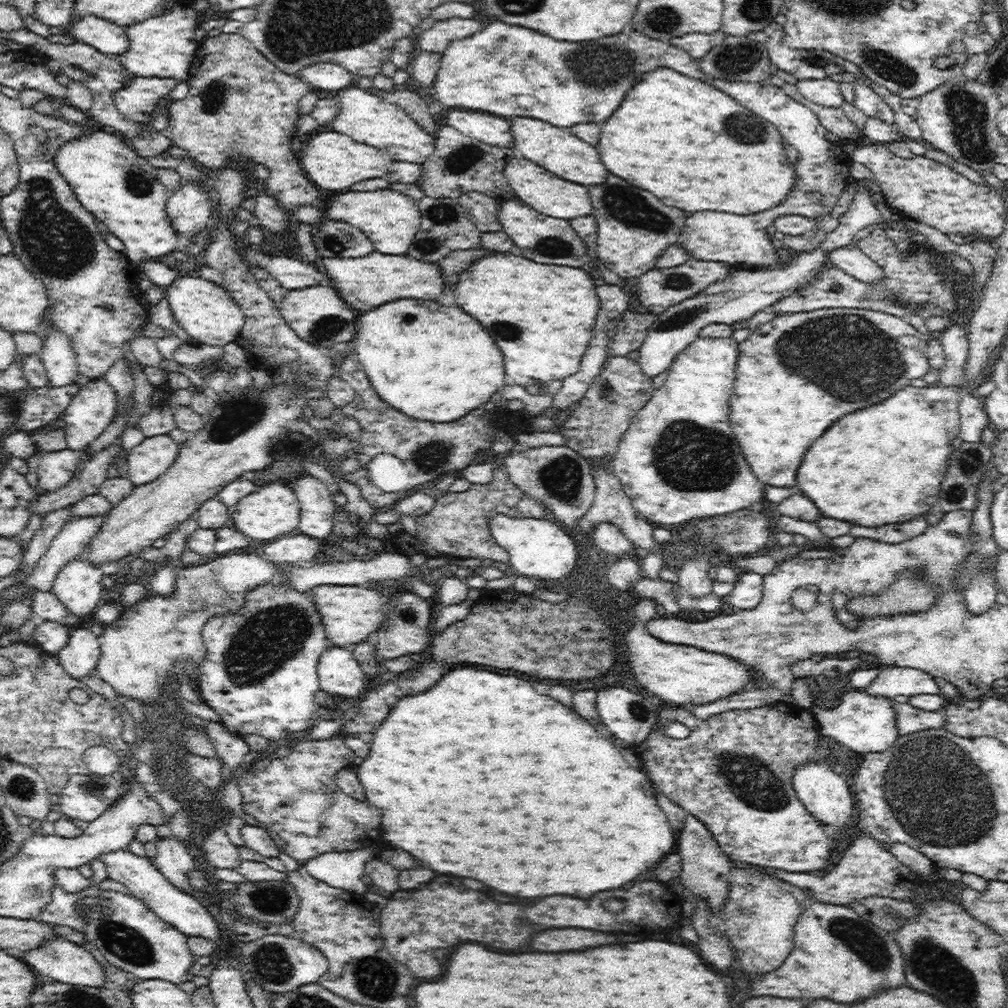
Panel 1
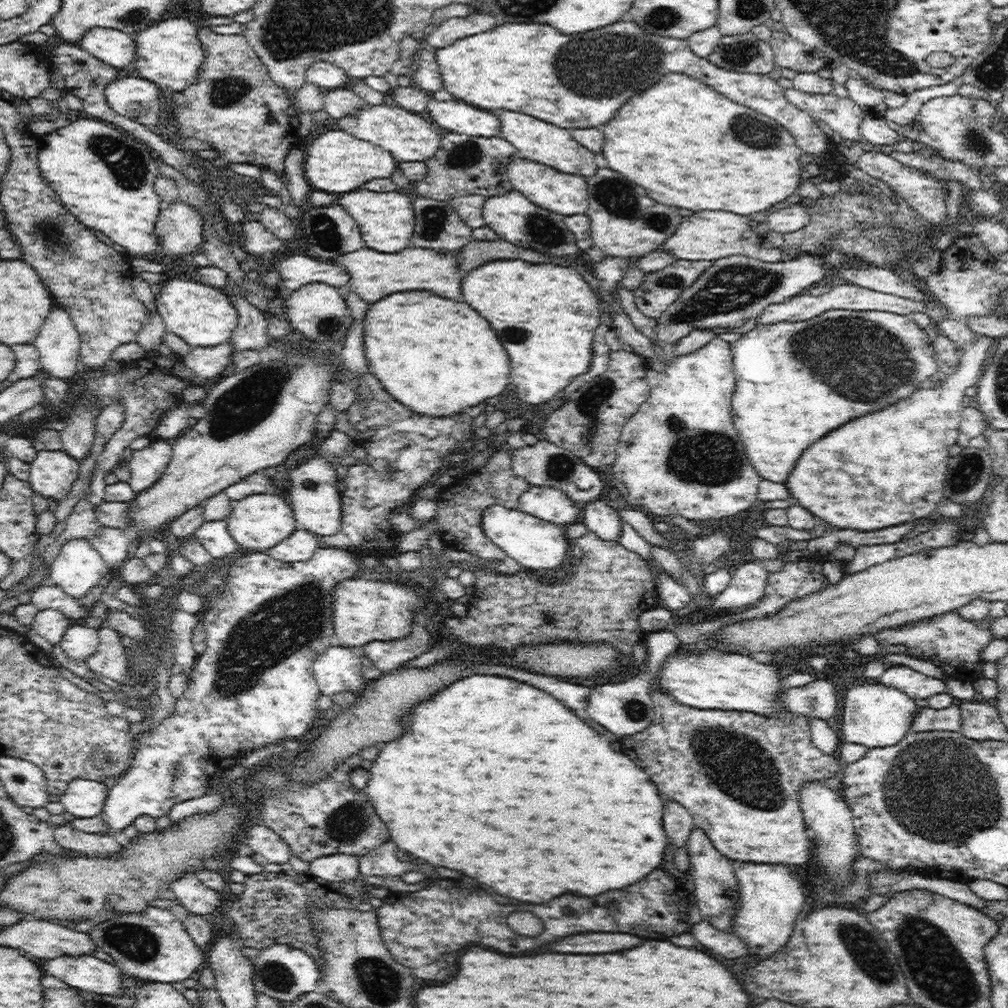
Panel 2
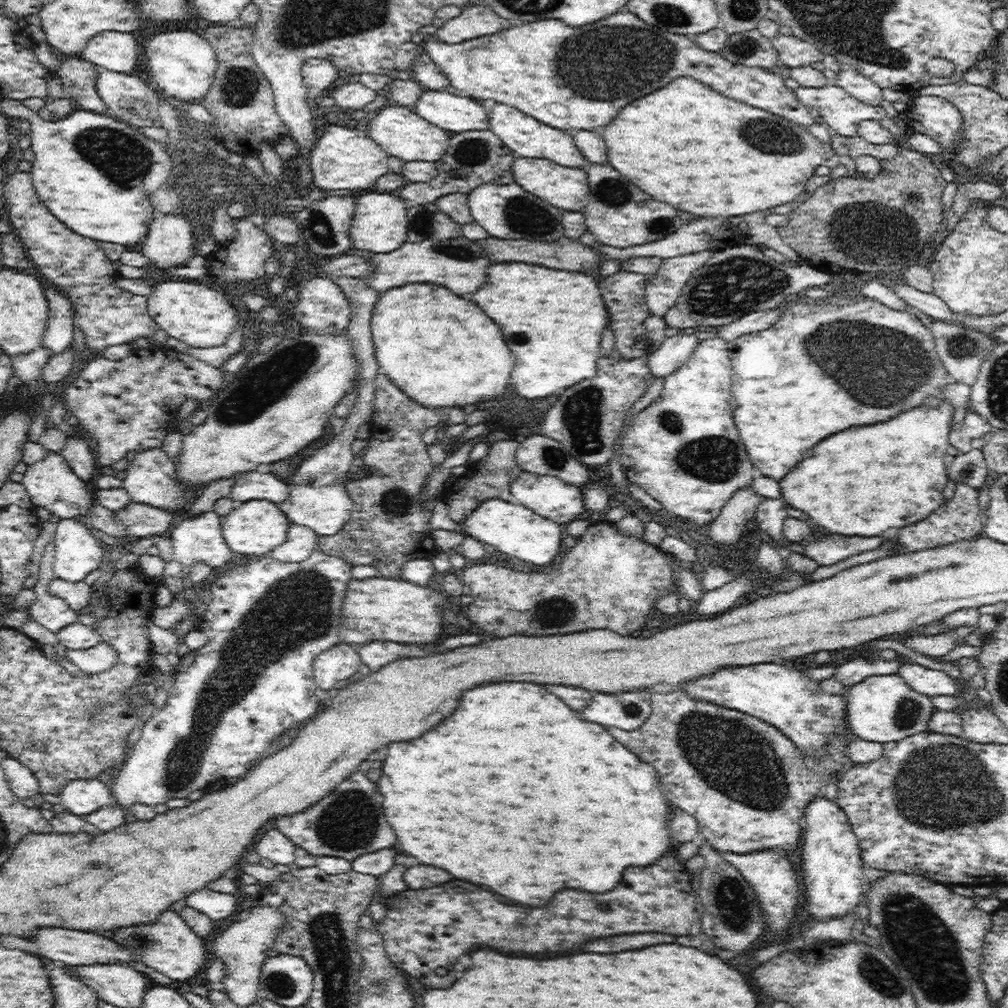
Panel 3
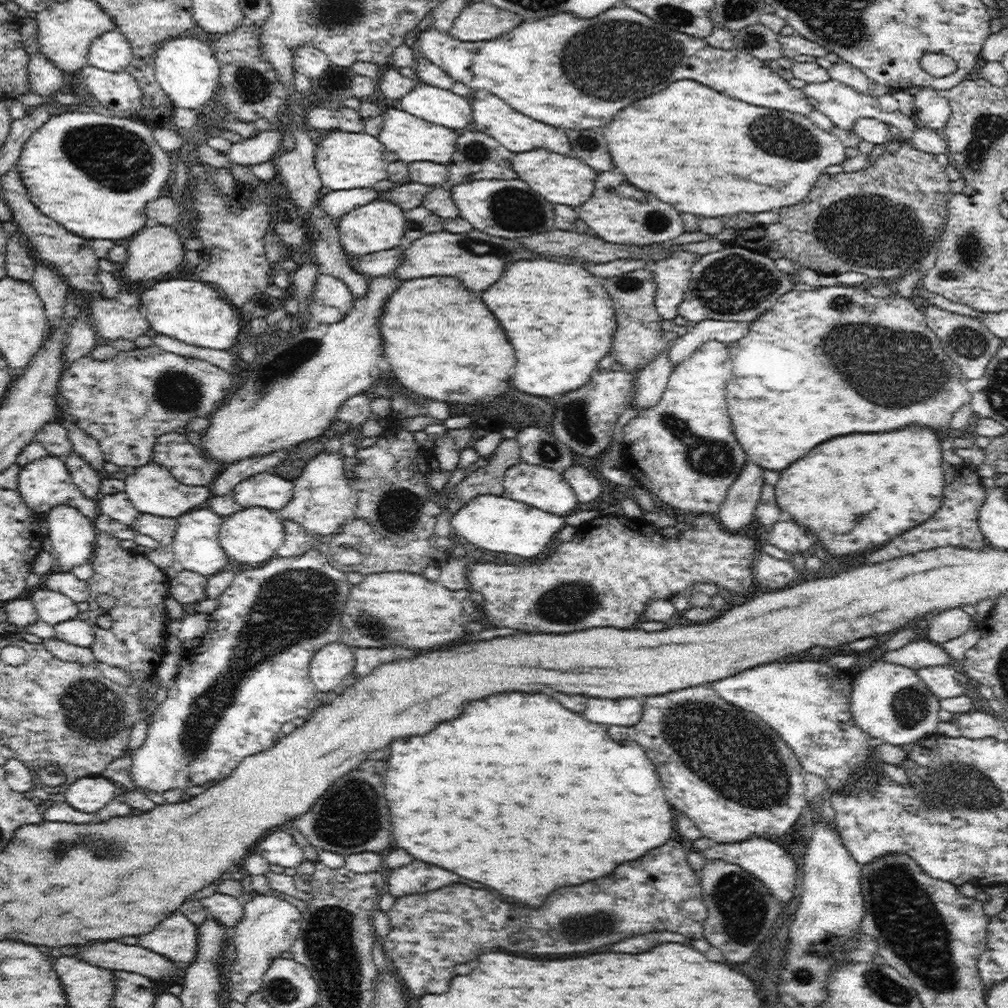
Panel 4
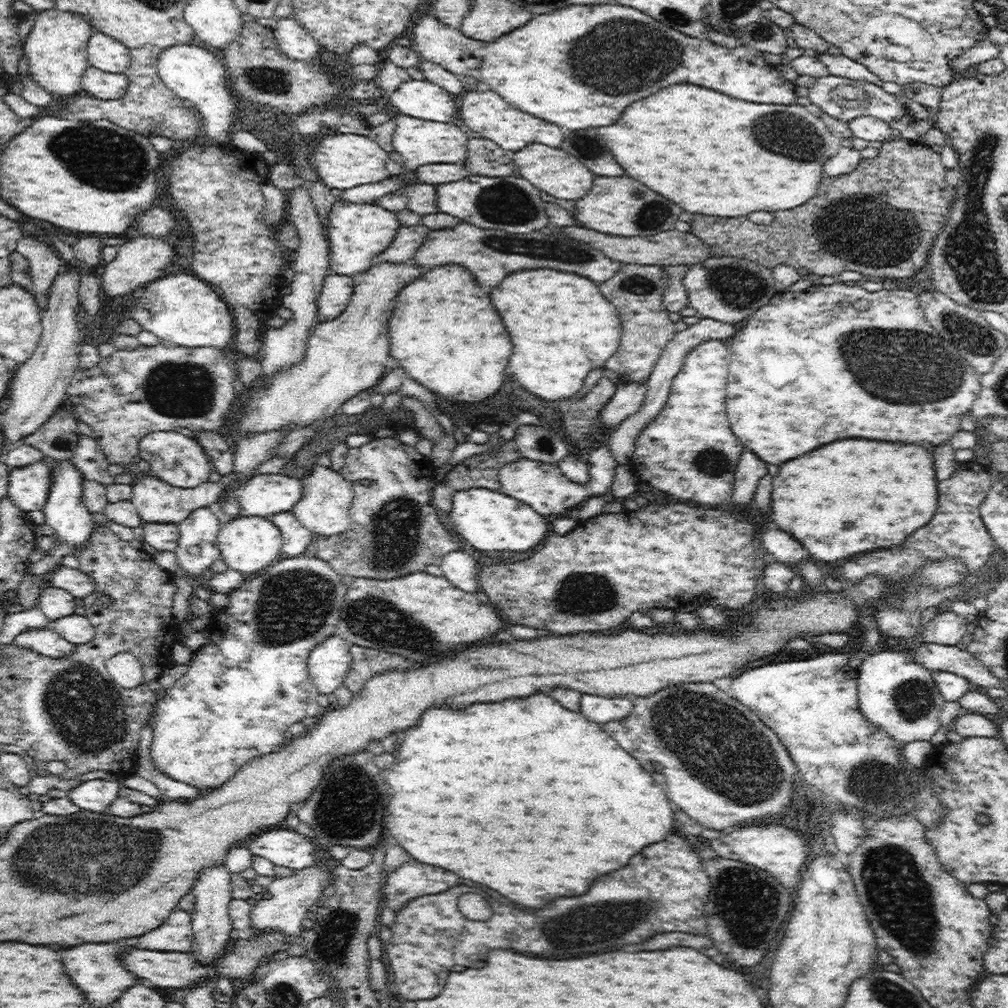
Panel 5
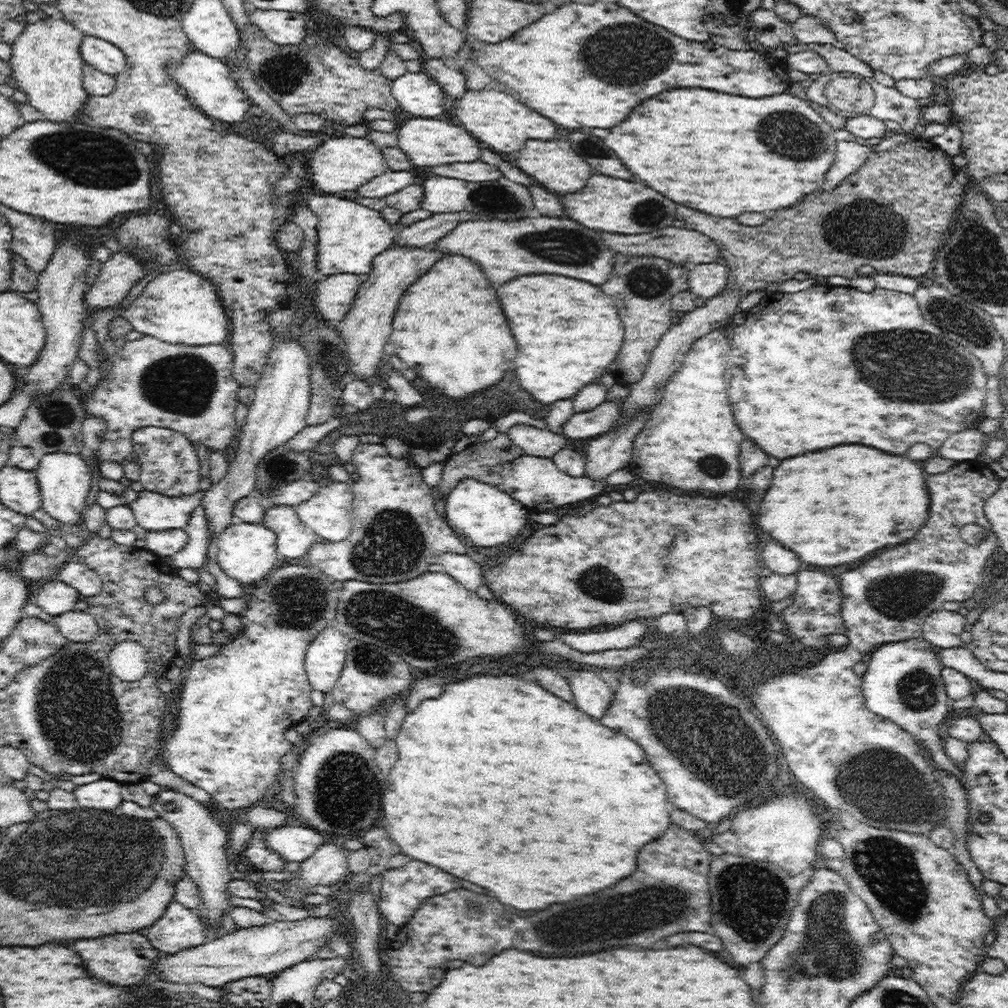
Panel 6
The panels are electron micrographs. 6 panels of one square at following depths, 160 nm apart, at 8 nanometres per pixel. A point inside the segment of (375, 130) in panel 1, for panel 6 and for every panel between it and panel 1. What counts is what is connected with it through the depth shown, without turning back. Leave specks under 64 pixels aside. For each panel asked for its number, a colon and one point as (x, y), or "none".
2: (409, 137)
3: (400, 131)
4: (414, 139)
5: (419, 141)
6: (426, 141)

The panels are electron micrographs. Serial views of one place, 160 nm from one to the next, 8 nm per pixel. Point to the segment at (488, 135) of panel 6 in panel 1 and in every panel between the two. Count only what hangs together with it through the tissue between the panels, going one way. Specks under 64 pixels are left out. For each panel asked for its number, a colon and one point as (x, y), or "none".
1: (556, 149)
2: (549, 144)
3: (523, 134)
4: (518, 133)
5: (511, 129)

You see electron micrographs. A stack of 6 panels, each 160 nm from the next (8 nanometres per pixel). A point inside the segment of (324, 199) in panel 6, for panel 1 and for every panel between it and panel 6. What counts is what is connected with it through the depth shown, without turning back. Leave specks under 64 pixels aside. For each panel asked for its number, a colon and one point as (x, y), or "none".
1: (388, 217)
2: (387, 221)
3: (380, 224)
4: (380, 224)
5: (357, 233)

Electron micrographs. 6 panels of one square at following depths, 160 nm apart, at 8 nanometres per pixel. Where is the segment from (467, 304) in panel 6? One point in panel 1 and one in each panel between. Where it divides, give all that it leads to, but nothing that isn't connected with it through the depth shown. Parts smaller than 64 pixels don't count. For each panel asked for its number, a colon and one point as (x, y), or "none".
1: (432, 362)
2: (437, 357)
3: (441, 350)
4: (441, 342)
5: (447, 335)

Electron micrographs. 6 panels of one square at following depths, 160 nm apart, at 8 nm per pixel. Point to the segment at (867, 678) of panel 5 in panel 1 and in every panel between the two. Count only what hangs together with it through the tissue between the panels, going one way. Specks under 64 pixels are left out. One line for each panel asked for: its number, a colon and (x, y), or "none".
1: (864, 723)
2: (874, 715)
3: (882, 708)
4: (889, 701)

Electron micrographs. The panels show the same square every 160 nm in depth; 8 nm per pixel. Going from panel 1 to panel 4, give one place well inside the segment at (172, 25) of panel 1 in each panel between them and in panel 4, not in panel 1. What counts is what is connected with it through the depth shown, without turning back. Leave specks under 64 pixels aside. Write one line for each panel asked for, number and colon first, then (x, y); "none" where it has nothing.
2: (169, 53)
3: (182, 64)
4: (188, 71)

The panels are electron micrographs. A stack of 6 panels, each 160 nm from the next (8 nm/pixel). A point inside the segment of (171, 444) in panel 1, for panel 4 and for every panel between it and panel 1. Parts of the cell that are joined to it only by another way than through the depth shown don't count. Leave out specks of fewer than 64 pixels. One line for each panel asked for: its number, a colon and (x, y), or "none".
2: (146, 466)
3: (151, 478)
4: (153, 490)

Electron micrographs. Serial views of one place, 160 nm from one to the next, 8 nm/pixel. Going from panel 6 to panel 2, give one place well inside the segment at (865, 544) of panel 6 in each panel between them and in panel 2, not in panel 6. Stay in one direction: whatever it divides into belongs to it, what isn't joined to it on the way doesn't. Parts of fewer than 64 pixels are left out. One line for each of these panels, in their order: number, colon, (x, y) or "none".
2: (899, 454)
3: (867, 479)
4: (853, 492)
5: (850, 496)

